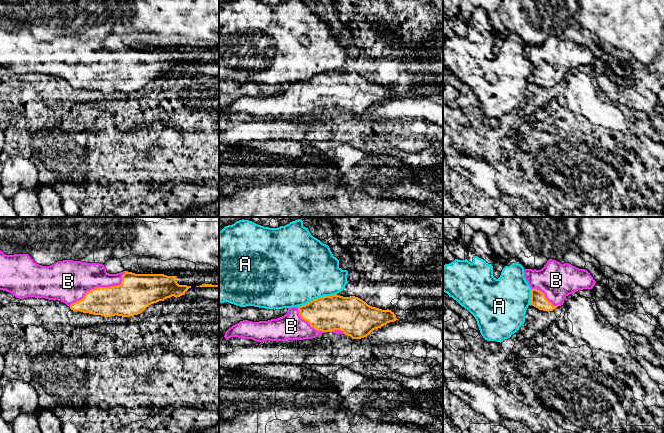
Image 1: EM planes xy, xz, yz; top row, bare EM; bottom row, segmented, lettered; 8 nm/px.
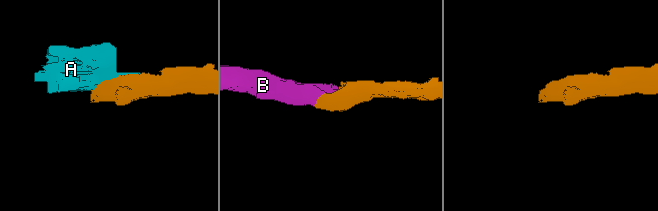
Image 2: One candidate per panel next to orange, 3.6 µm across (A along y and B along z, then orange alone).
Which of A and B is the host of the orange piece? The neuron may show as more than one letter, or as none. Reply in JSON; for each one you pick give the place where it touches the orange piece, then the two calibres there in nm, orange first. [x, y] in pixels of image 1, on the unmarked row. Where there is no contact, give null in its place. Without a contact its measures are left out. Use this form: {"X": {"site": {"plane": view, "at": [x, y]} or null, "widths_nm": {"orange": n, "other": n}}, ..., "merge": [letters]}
{"B": {"site": {"plane": "xy", "at": [100, 63]}, "widths_nm": {"orange": 280, "other": 320}}, "merge": ["B"]}

